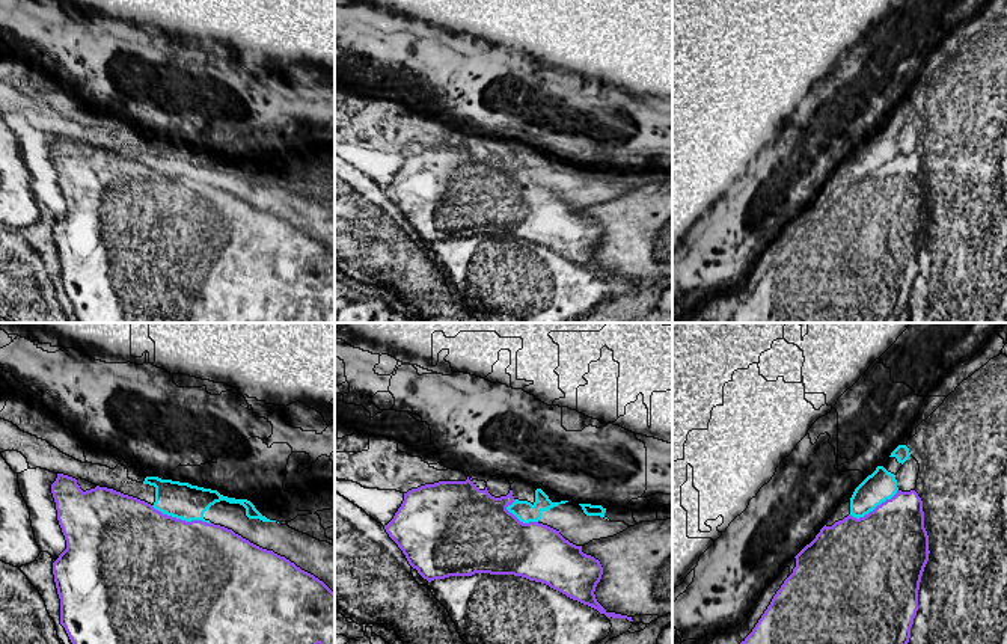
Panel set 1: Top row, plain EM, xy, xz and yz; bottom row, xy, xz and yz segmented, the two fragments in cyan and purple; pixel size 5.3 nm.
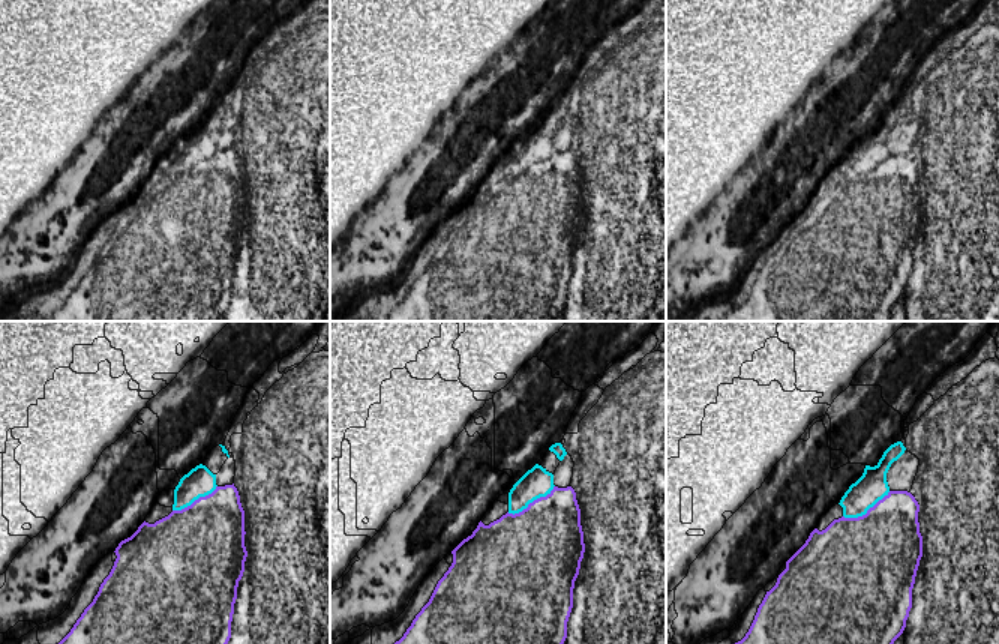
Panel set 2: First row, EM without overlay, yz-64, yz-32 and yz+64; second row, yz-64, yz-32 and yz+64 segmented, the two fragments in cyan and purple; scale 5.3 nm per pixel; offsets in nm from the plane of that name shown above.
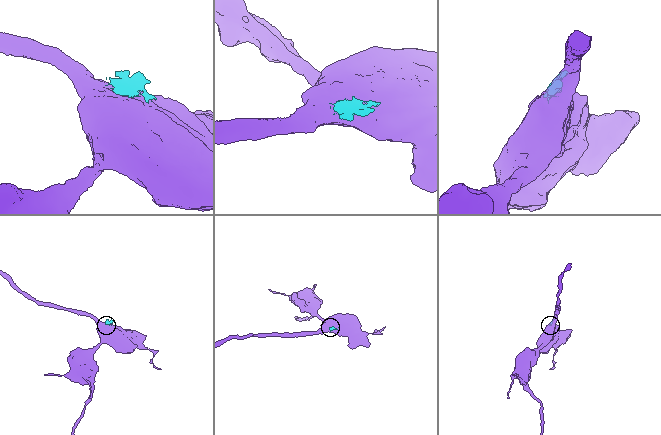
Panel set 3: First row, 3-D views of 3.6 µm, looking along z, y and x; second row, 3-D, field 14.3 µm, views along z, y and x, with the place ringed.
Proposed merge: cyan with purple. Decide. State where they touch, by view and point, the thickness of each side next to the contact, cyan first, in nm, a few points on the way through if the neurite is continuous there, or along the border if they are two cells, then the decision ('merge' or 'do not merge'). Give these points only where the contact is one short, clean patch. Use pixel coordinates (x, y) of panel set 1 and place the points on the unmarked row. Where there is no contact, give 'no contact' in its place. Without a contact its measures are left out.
xy (181, 181) | 190/500 nm | do not merge

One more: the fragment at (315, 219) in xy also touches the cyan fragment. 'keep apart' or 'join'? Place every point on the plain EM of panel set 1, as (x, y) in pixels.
join

